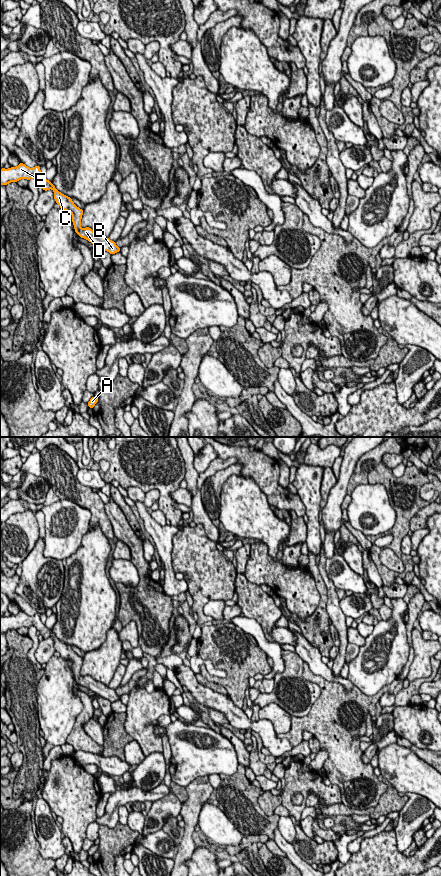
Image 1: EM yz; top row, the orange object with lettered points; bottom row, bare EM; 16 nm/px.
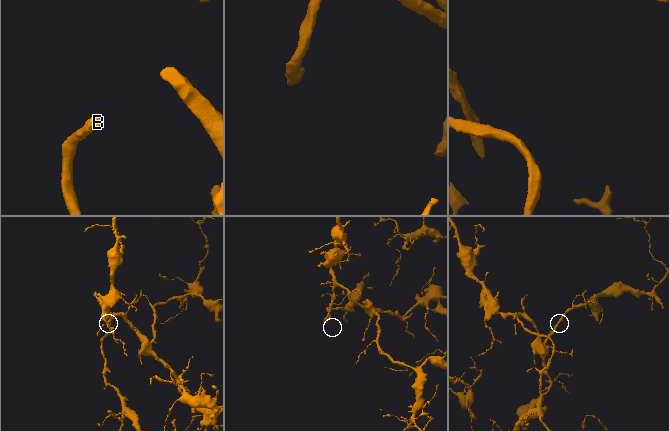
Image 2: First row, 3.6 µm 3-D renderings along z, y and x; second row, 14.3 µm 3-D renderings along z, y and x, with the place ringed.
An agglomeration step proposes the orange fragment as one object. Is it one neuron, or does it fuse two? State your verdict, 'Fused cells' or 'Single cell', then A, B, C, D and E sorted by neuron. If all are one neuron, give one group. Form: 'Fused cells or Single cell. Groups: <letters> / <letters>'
Single cell. Groups: A B C D E

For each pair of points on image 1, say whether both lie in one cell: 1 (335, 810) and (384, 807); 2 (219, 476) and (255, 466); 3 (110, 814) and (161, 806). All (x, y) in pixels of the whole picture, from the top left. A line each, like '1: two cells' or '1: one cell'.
1: one cell
2: two cells
3: two cells

